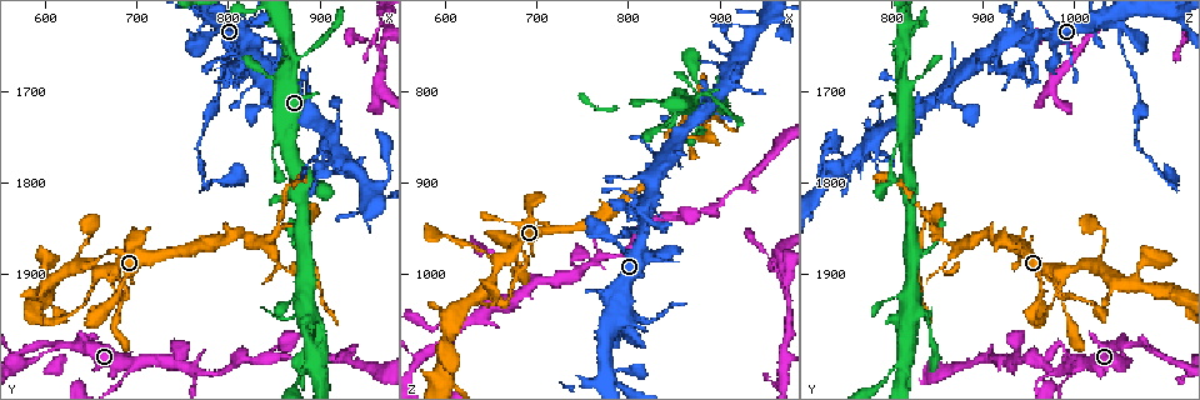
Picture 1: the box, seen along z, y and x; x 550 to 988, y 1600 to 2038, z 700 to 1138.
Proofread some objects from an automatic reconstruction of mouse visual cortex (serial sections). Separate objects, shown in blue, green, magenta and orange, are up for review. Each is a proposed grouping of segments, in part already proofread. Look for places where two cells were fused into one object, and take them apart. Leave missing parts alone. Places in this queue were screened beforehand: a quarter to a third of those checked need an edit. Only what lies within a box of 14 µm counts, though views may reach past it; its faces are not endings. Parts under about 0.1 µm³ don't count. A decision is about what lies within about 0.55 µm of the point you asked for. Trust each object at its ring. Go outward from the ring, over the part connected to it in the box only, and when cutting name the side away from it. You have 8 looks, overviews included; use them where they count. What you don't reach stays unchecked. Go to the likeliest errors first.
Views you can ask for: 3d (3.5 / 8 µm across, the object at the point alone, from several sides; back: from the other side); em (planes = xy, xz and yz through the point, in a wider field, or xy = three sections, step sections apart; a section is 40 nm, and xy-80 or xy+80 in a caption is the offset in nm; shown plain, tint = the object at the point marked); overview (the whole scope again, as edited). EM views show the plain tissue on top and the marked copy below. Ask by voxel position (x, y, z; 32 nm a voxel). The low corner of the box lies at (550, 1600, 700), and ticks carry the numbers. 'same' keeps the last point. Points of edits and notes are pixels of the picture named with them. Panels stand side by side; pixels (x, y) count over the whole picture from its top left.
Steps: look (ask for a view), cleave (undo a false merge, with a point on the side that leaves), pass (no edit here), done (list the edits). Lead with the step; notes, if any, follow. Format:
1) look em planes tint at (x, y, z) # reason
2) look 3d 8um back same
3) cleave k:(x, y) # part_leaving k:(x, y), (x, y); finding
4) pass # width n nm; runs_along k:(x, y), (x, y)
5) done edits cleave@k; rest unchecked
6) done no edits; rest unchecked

look 3d 3.5um at (680, 1925, 985) # sharp bend

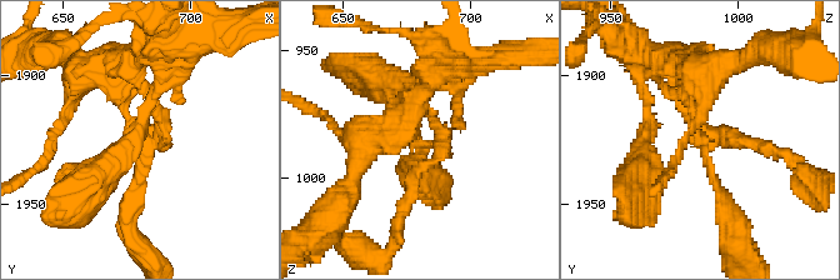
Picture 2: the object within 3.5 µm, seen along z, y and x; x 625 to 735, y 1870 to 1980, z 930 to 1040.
look em xy step 2 tint at (681, 1926, 988) # arms 3; arm_widths 200, 200, 250 nm; need the tissue

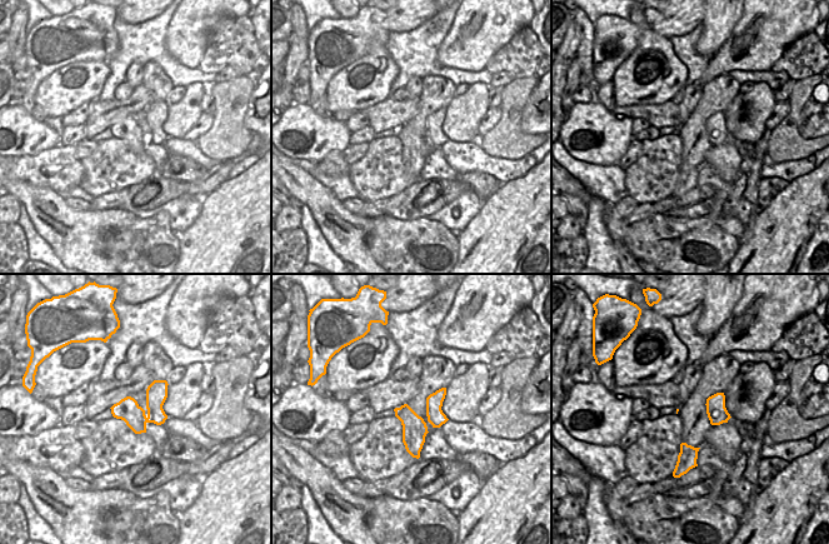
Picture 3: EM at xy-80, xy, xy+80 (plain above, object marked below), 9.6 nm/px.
pass # runs_along 2:(685, 66), (695, 128), (726, 215); one cell here

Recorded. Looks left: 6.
look 3d 3.5um back at (855, 1855, 845) # calibre changes

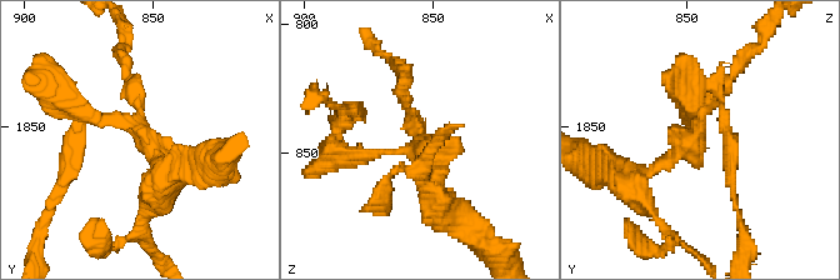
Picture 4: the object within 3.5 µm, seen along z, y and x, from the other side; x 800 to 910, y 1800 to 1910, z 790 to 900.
look em xy step 3 tint at (855, 1852, 849) # need the tissue

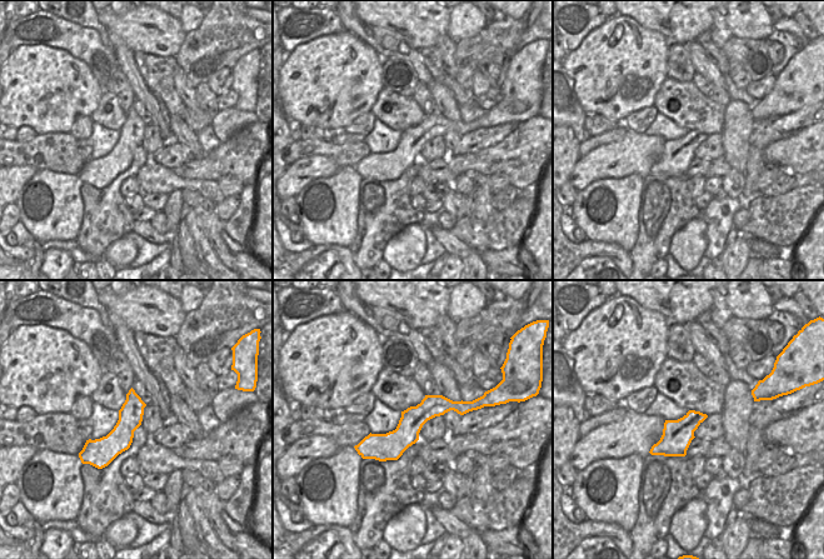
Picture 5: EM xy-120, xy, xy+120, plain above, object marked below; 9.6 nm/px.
look em xy step 1 tint same

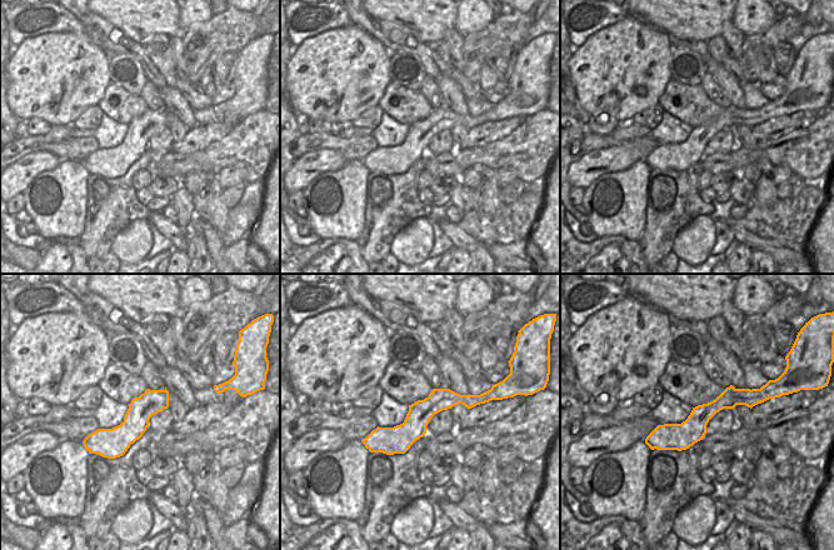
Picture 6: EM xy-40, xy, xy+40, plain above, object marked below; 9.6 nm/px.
pass # arm_widths 150, 150, 200 nm; runs_along 4:(165, 176), (131, 126), (63, 99); continuous, no second cell

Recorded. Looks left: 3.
look 3d 3.5um back at (770, 2010, 980) # branch point

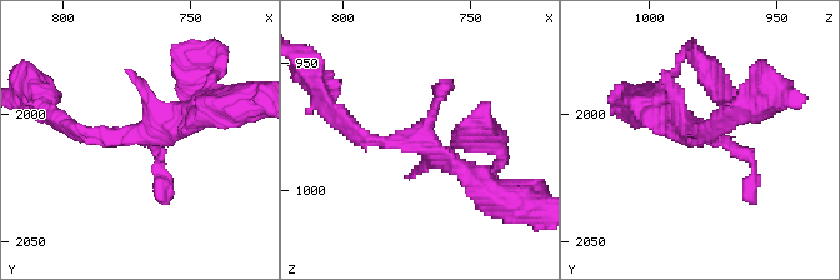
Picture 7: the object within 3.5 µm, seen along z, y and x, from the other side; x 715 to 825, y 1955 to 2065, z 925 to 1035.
look em planes tint at (771, 2007, 981)

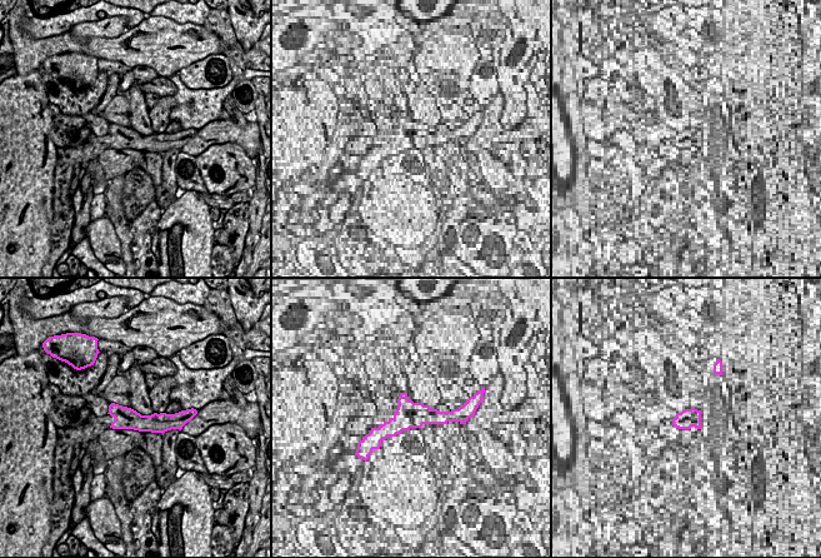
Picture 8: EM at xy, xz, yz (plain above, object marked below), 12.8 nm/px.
pass # width 280 nm; runs_along 8:(111, 408), (136, 422), (171, 422); continuous, no second cell

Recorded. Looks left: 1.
done no edits; rest unchecked

